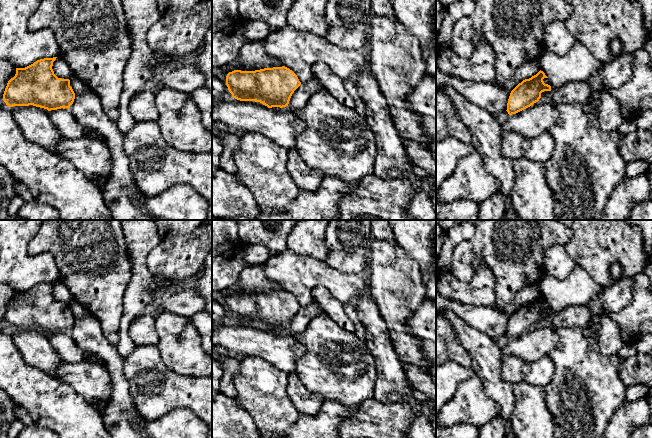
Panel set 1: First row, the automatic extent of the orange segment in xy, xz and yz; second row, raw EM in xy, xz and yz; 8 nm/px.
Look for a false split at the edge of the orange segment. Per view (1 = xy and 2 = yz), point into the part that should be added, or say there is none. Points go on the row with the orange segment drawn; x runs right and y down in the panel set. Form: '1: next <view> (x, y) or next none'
1: next none
2: next none

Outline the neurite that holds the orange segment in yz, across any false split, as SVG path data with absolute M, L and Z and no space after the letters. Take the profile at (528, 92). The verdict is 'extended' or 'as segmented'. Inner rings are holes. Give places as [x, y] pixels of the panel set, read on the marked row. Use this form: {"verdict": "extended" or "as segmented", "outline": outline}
{"verdict": "as segmented", "outline": "M540 70L531 78L523 80L511 91L506 110L509 115L516 114L538 102L542 92L551 91L551 86L544 83L544 78L548 77Z"}

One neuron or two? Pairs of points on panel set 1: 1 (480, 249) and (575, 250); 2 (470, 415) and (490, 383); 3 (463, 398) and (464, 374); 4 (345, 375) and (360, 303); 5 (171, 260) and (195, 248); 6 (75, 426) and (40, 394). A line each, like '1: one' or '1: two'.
1: two
2: two
3: two
4: two
5: one
6: one

